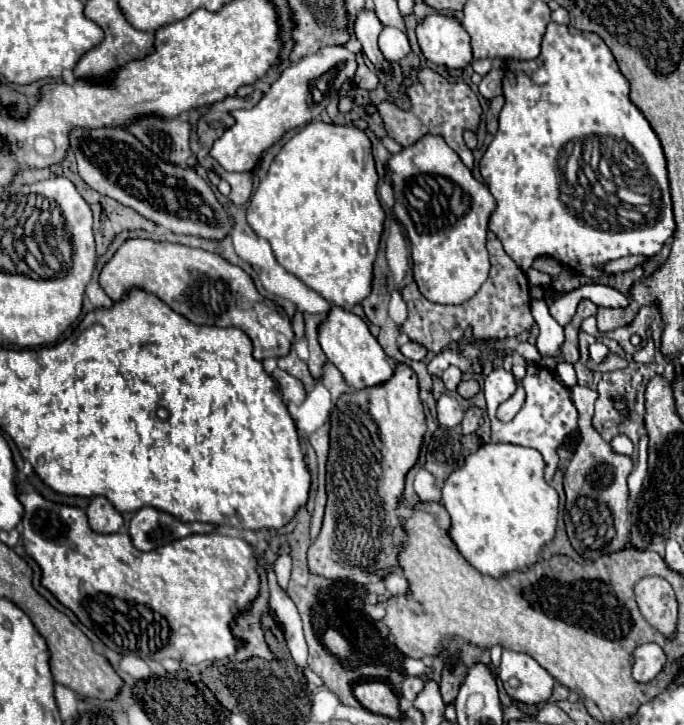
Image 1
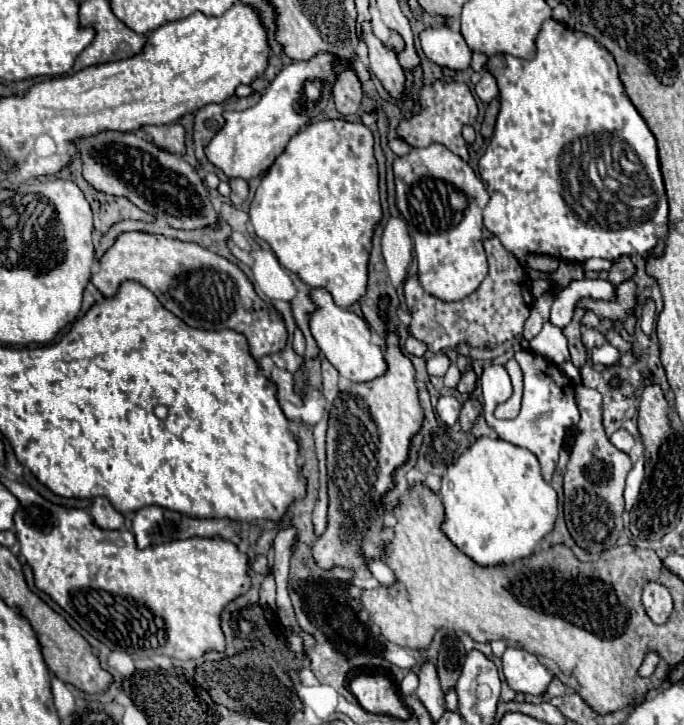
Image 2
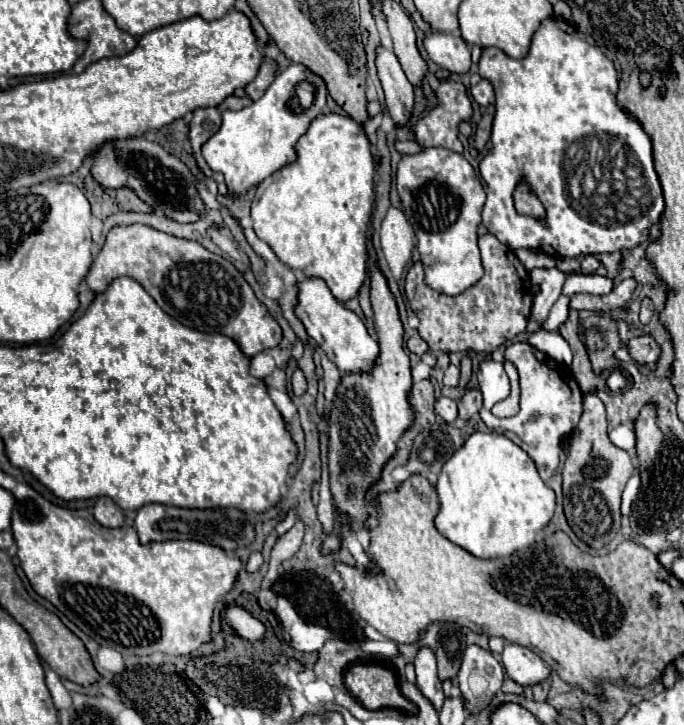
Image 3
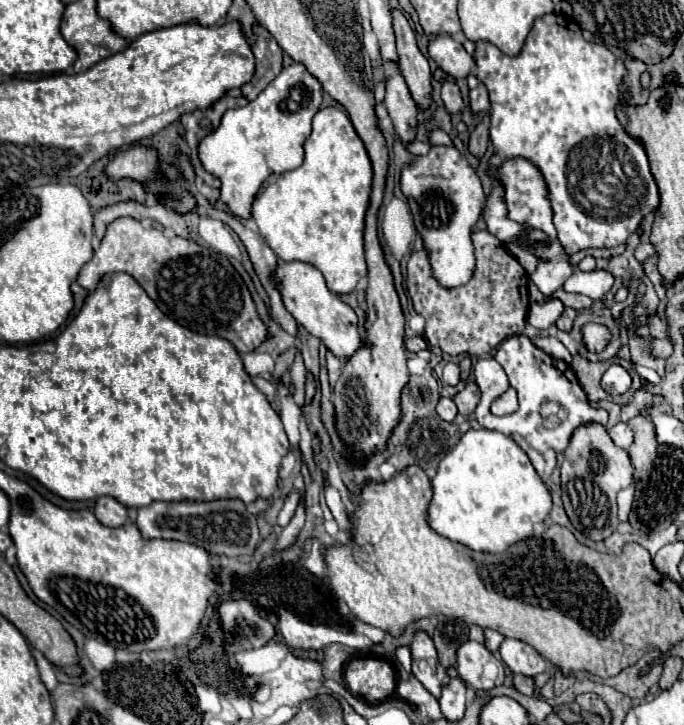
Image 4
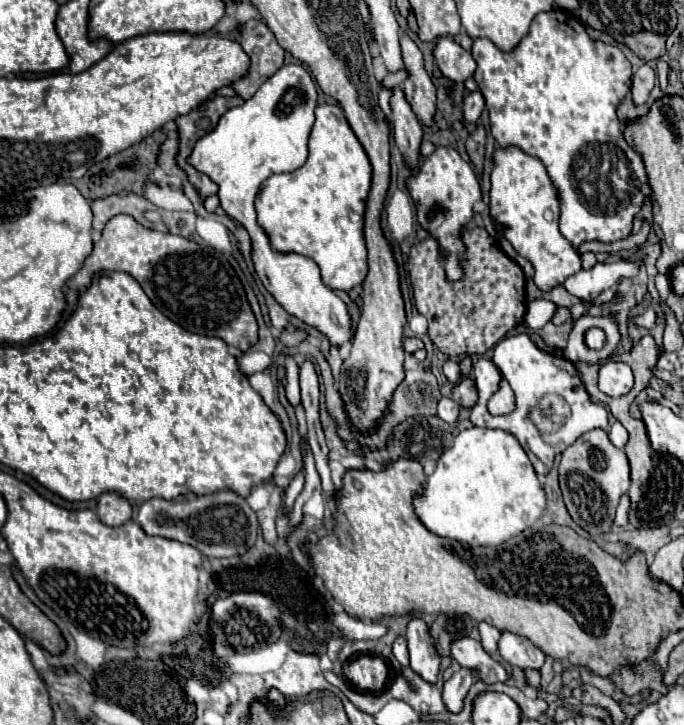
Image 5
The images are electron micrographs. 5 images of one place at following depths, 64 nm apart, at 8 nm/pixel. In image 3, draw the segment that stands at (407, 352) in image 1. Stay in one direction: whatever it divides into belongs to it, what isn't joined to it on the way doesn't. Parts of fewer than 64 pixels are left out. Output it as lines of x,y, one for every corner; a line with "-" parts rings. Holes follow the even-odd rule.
418,334
410,336
408,342
406,342
406,346
408,346
410,352
414,352
414,354
418,354
418,356
422,356
424,352
428,352
428,344
426,344

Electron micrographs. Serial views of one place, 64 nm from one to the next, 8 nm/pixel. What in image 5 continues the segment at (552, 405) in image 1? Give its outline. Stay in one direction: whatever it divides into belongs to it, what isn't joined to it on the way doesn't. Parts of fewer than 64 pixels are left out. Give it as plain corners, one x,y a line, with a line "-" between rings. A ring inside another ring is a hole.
526,332
506,336
496,344
492,354
494,364
502,370
504,378
512,386
516,394
516,410
504,416
492,416
487,410
487,398
480,394
480,400
470,410
470,422
474,426
484,428
500,428
504,432
510,432
518,438
522,448
526,450
532,465
538,474
548,474
554,466
555,456
562,453
566,446
570,446
578,436
584,432
590,432
592,428
608,430
608,412
604,406
598,406
590,400
588,392
584,390
584,384
578,378
578,372
564,370
562,366
574,366
570,360
552,356
550,352
544,352
534,346
530,336
-
536,414
546,416
546,420
552,420
548,430
538,428

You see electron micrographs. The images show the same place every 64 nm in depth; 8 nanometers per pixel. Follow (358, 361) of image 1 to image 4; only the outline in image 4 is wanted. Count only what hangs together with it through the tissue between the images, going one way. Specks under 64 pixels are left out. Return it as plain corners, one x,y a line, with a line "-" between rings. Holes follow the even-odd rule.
280,262
274,278
280,282
280,292
288,312
302,324
312,336
320,338
322,344
340,360
348,360
360,348
368,348
364,332
360,328
356,312
332,294
324,282
324,276
304,262

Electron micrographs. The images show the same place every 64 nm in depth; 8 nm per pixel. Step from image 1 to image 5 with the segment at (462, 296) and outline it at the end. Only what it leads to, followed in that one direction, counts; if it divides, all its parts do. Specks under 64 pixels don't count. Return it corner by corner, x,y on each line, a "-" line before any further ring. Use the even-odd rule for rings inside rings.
438,146
430,156
424,158
420,170
406,180
406,190
416,206
418,224
438,242
442,266
448,282
458,282
464,278
462,258
464,258
464,242
462,230
474,216
474,204
482,200
482,190
472,166
454,150
446,146

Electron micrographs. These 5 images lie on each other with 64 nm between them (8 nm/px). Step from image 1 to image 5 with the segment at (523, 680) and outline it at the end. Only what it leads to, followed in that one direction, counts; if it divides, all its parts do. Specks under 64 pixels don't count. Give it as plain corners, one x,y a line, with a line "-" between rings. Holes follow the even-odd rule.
502,632
498,648
500,648
500,656
510,666
518,666
522,670
528,670
528,668
540,670
546,660
544,652
540,652
530,640
524,640
522,636
516,636
510,632

